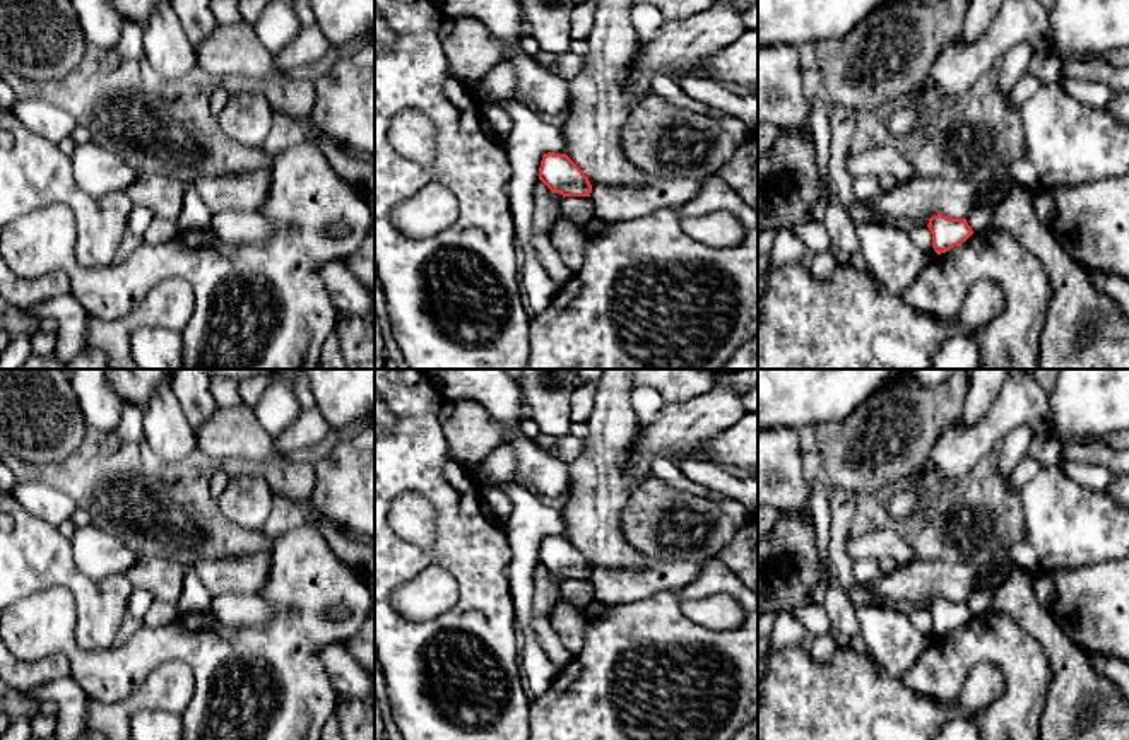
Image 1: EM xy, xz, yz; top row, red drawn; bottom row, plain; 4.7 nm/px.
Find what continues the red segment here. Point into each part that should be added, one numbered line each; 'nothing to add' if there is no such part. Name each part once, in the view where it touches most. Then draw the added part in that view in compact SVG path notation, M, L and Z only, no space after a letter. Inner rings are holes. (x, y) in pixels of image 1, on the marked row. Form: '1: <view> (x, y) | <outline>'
nothing to add

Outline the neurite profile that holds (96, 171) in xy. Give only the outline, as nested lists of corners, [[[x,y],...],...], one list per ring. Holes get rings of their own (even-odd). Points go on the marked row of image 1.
[[[94,142],[79,144],[70,156],[72,174],[91,197],[125,191],[140,174]]]

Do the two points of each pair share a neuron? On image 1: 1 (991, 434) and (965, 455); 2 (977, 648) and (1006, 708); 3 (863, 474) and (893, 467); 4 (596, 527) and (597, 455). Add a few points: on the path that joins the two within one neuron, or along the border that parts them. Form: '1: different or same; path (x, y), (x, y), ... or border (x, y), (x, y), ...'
1: same; path (984, 436), (972, 448)
2: same; path (994, 653), (1011, 670), (1011, 691)
3: same; path (869, 467), (886, 467)
4: same; path (596, 510), (597, 472)

